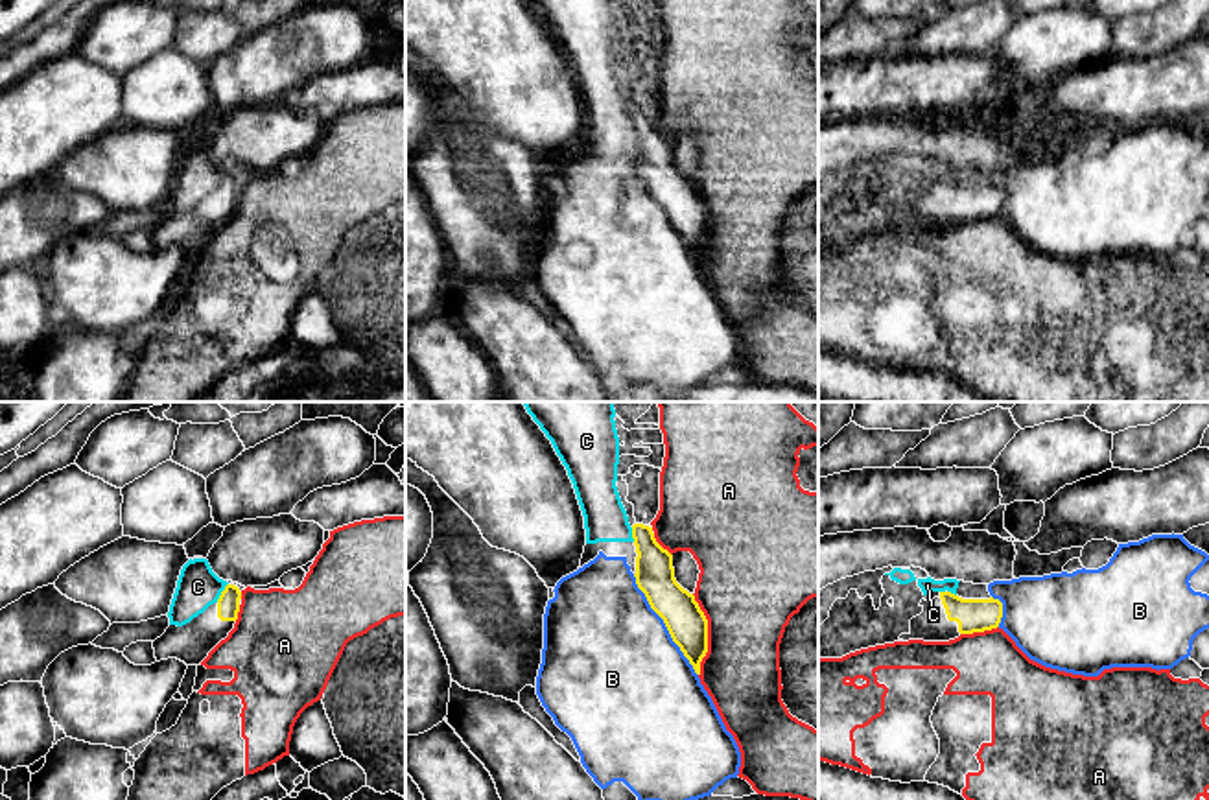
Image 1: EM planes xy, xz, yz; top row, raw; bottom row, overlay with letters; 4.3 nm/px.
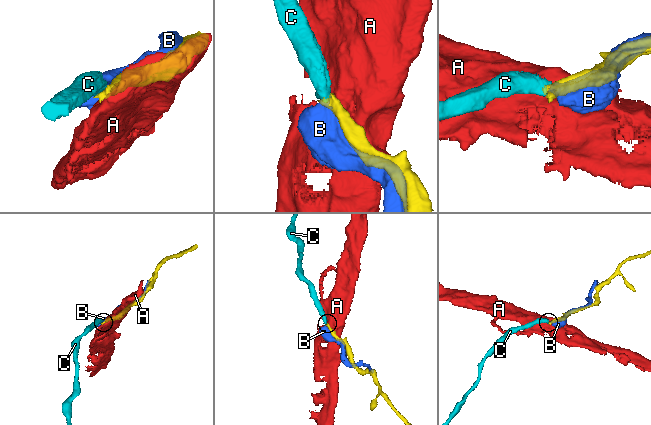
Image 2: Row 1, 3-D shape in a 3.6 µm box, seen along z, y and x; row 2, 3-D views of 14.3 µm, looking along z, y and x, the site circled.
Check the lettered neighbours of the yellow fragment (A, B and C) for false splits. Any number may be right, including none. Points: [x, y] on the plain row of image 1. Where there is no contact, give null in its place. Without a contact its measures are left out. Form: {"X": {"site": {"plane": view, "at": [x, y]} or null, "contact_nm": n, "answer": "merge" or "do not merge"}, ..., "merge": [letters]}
{"A": {"site": {"plane": "xz", "at": [706, 222]}, "contact_nm": 360, "answer": "do not merge"}, "B": {"site": {"plane": "xz", "at": [666, 212]}, "contact_nm": 550, "answer": "do not merge"}, "C": {"site": {"plane": "xy", "at": [222, 179]}, "contact_nm": 100, "answer": "do not merge"}, "merge": []}

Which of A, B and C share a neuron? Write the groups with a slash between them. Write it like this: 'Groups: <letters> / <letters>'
Groups: A / B C

